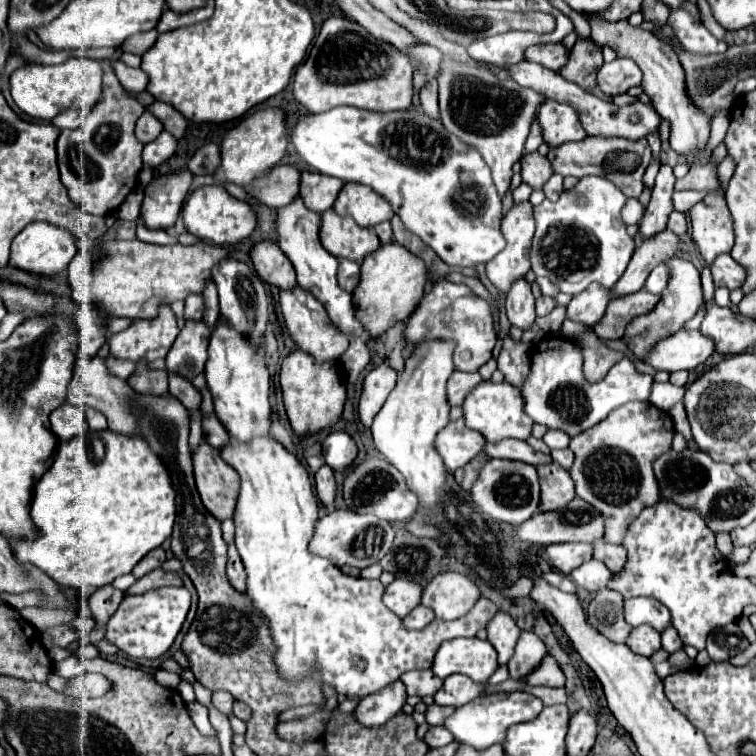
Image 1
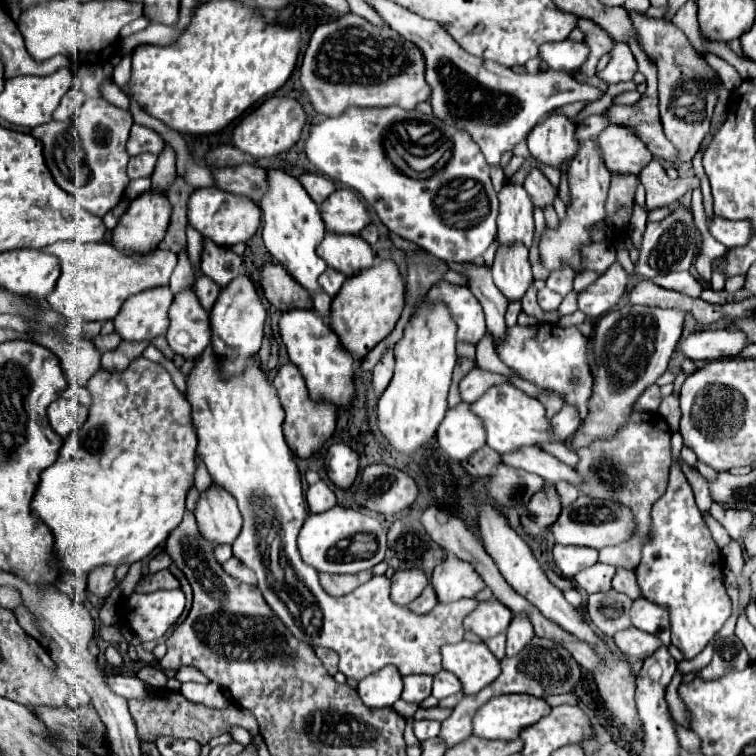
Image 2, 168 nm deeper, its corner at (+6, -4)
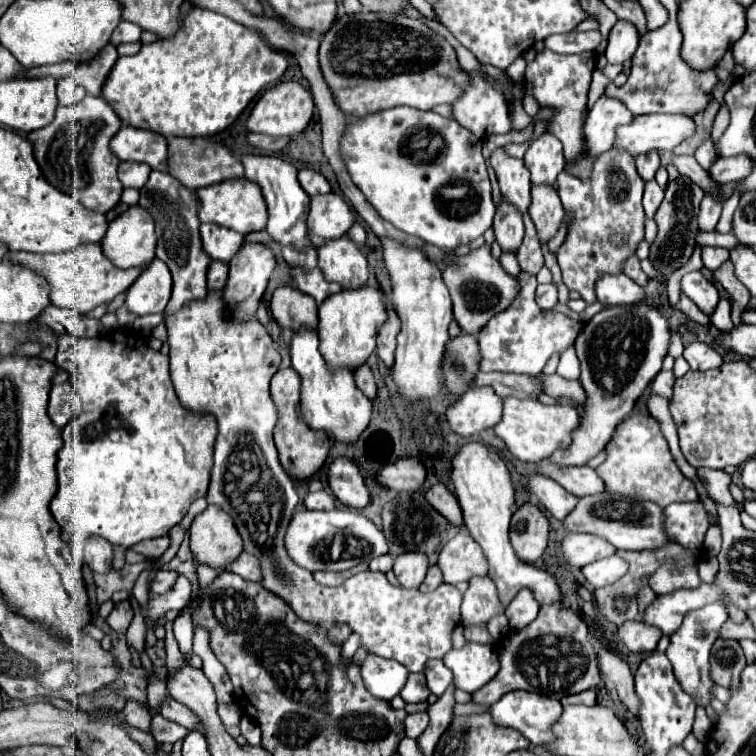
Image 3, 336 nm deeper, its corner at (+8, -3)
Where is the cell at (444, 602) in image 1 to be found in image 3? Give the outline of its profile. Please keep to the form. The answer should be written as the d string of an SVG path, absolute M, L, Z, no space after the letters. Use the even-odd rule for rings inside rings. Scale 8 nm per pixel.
M465 529L445 543L437 565L443 571L443 581L453 585L459 581L469 581L473 575L487 575L485 555Z

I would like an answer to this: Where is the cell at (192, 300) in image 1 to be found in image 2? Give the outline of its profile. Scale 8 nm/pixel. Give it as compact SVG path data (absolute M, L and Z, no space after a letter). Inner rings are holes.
M207 276L197 278L195 284L193 284L193 290L195 290L195 296L199 298L201 306L203 306L207 312L213 308L215 300L219 298L219 292L221 292L219 286L215 286L215 282L211 282Z

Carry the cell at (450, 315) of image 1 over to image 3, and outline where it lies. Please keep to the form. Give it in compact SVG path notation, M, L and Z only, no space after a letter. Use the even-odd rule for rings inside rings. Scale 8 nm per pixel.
M483 243L481 247L471 249L467 255L457 257L455 263L443 271L443 279L445 279L445 285L449 287L449 293L453 299L453 315L459 327L475 335L485 327L485 323L493 315L497 315L499 311L505 311L513 303L519 291L517 279L511 277L501 267L497 257L493 257L489 243Z

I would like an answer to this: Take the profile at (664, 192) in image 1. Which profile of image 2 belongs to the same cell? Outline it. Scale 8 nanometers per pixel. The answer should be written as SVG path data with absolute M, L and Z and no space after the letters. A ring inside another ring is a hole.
M651 160L641 170L639 178L641 178L641 182L645 186L645 192L647 192L647 200L645 200L647 212L679 202L685 196L685 192L689 188L693 188L691 182L687 182L687 178L671 180L665 174L665 168L663 168L663 164L659 160Z

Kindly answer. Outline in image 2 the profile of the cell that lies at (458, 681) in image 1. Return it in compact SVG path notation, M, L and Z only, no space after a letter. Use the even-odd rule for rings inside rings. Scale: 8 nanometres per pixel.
M441 670L439 674L433 676L433 696L437 700L443 700L447 696L453 696L461 692L461 682L447 670Z

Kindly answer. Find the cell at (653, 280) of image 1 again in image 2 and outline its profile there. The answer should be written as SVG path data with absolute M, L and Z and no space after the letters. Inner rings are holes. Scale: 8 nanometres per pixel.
M671 272L671 274L663 274L659 278L653 278L651 280L653 284L661 286L661 288L667 288L667 290L675 290L679 294L687 294L687 296L693 296L697 298L703 290L703 286L689 274L689 272Z

